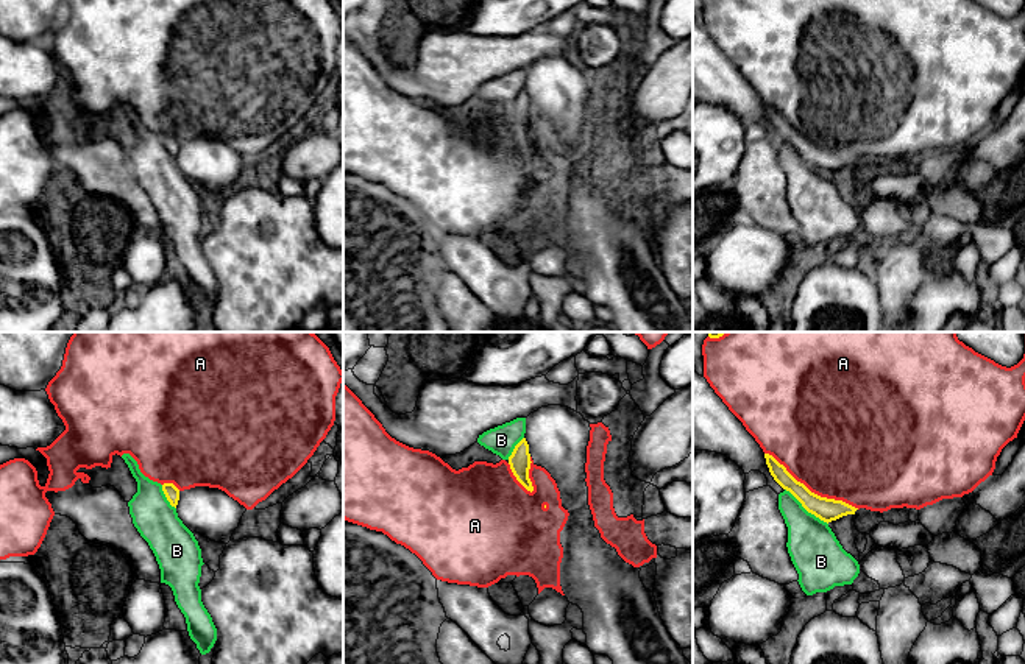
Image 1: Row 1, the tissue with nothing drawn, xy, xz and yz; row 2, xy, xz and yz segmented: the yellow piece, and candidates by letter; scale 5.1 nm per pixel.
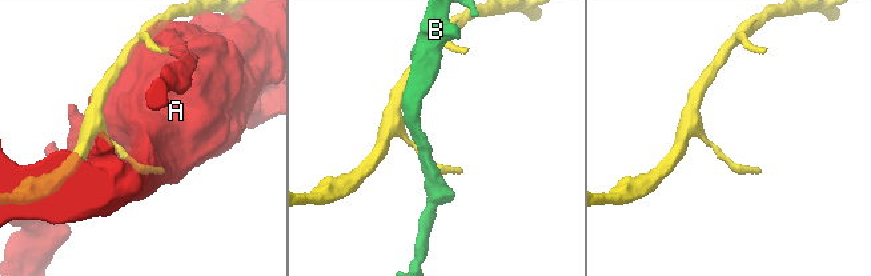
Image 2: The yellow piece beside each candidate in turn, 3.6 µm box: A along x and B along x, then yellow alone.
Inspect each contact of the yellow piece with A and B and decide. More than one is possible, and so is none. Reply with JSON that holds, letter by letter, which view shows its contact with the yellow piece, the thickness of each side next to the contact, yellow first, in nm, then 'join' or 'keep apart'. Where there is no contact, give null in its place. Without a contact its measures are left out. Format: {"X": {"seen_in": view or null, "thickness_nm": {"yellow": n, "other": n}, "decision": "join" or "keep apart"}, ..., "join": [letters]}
{"A": {"seen_in": "yz", "thickness_nm": {"yellow": 120, "other": 480}, "decision": "keep apart"}, "B": {"seen_in": "yz", "thickness_nm": {"yellow": 120, "other": 260}, "decision": "keep apart"}, "join": []}

